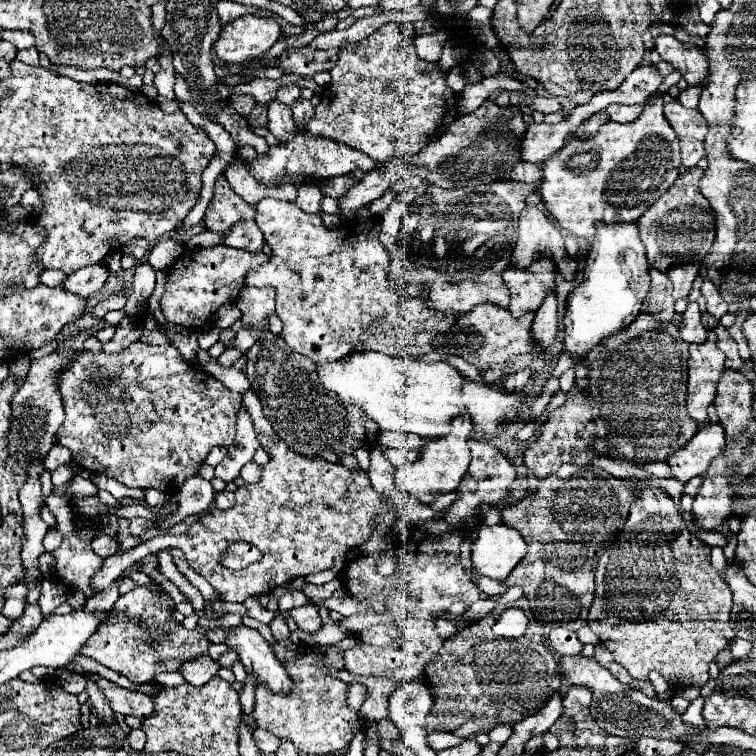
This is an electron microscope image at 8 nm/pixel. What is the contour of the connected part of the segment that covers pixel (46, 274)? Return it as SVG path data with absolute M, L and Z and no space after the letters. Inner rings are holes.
M44 270L42 276L40 276L40 284L46 284L50 288L54 286L60 286L60 282L64 280L66 276L60 272L60 270Z

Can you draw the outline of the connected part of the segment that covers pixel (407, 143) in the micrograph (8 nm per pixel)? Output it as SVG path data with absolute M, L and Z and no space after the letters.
M398 23L384 24L380 30L360 42L354 52L340 52L336 66L332 68L332 86L324 88L322 102L314 108L312 118L304 124L314 136L324 136L336 142L344 142L356 150L362 150L376 162L390 158L406 158L424 150L460 116L460 96L446 84L448 72L440 68L440 62L426 62L416 56L412 42L400 38Z

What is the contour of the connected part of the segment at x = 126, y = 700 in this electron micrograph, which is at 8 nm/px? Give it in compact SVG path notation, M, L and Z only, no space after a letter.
M92 676L92 680L102 688L102 692L106 694L106 698L110 700L110 708L114 710L114 714L132 714L132 716L138 716L138 718L148 718L148 714L152 714L154 710L154 702L150 696L146 694L140 694L140 692L132 692L132 690L126 690L126 688L120 688L100 676Z

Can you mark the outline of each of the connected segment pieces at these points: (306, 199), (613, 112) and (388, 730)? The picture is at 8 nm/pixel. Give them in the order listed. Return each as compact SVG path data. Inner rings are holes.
M302 184L298 186L298 198L294 202L304 212L320 212L320 198L322 198L322 192L318 190L318 186Z
M612 104L612 106L606 108L606 112L608 112L608 116L610 116L612 122L622 122L622 124L626 124L626 122L632 122L632 120L638 118L638 114L642 112L642 106L638 106L638 104L634 104L634 106Z
M378 722L378 726L380 726L380 738L400 740L400 734L398 734L398 728L394 722Z

